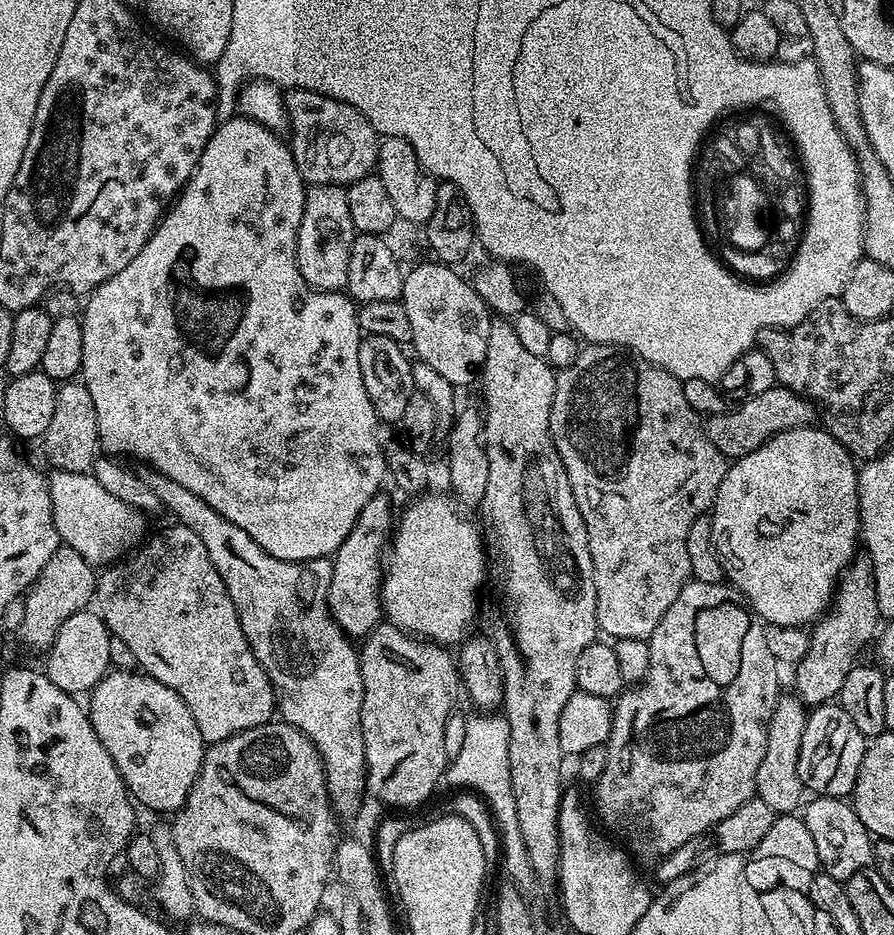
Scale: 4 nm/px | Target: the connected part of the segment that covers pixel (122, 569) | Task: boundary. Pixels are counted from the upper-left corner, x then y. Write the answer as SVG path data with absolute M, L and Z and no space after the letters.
M179 522L173 525L157 536L149 535L127 556L107 565L96 577L94 600L97 605L100 603L98 611L104 625L115 639L130 646L137 665L162 682L162 686L170 686L186 702L190 714L194 714L194 722L198 722L198 734L202 734L205 745L217 744L242 730L269 723L277 711L276 693L266 670L254 658L246 634L242 634L238 610L218 570L214 570L206 546L202 546L194 530Z

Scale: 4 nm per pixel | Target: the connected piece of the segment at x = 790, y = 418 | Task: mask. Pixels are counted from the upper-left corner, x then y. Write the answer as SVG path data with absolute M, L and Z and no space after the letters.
M779 386L762 390L762 394L750 396L735 406L737 408L733 412L725 410L719 415L713 415L706 424L710 442L714 442L714 446L718 446L718 450L726 458L739 458L750 454L758 450L758 446L765 444L769 436L776 436L779 432L811 425L817 412L812 401Z

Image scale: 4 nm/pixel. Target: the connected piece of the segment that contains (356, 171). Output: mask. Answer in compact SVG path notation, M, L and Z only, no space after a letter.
M293 88L284 92L284 111L288 114L287 127L292 128L292 157L305 185L347 186L373 175L381 141L374 126L354 106L317 92Z

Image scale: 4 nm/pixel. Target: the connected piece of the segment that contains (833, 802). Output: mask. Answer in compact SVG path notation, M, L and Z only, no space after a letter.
M816 796L807 804L808 801L803 805L802 819L806 822L806 830L810 830L814 838L820 868L829 876L829 881L846 882L851 876L858 874L858 870L873 863L874 837L866 830L862 818L858 818L856 809L847 799L838 796Z

